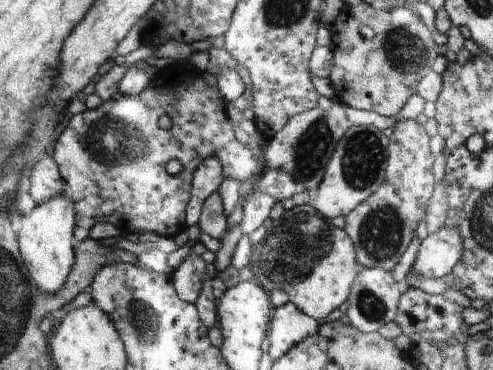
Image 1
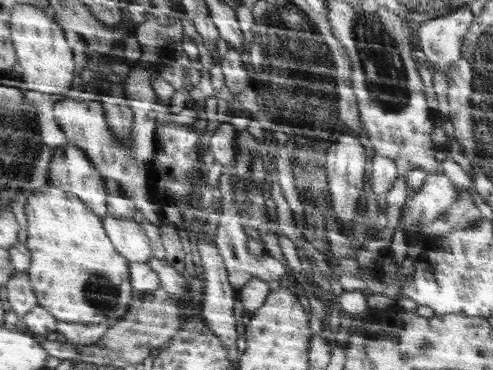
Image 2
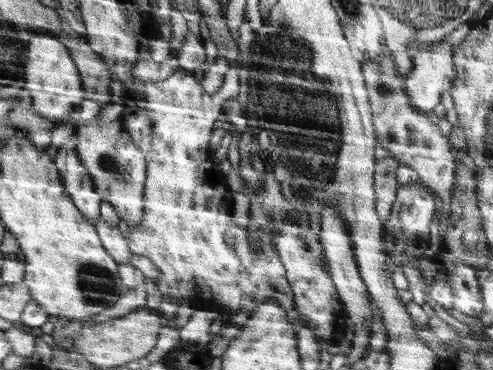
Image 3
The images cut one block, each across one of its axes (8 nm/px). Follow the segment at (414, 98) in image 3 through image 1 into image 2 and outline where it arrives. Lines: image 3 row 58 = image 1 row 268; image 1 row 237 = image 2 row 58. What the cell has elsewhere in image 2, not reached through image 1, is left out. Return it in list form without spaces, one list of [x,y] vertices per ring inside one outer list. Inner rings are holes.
[[[459,6],[453,14],[443,14],[417,24],[419,48],[425,54],[425,64],[445,70],[461,58],[463,38],[471,28],[473,14],[469,6]]]

